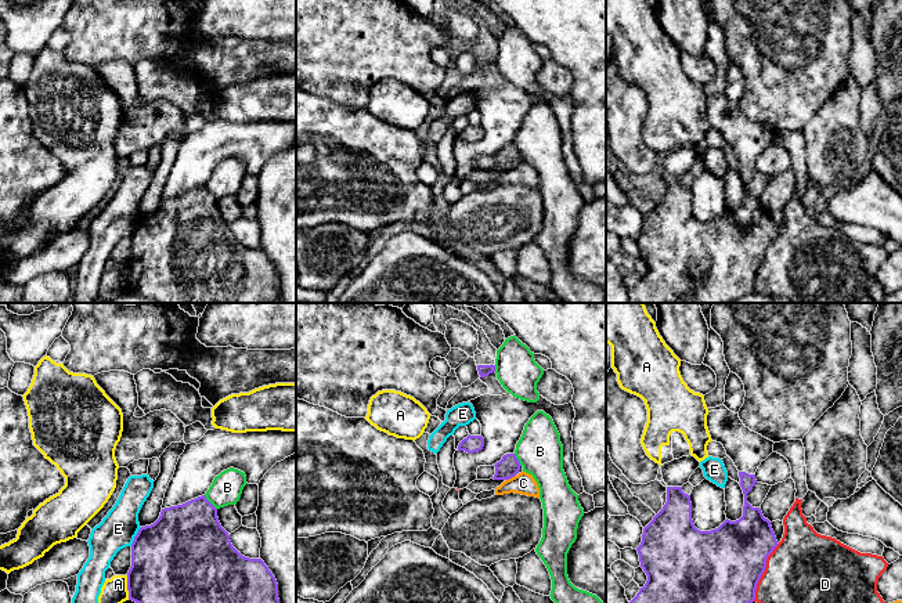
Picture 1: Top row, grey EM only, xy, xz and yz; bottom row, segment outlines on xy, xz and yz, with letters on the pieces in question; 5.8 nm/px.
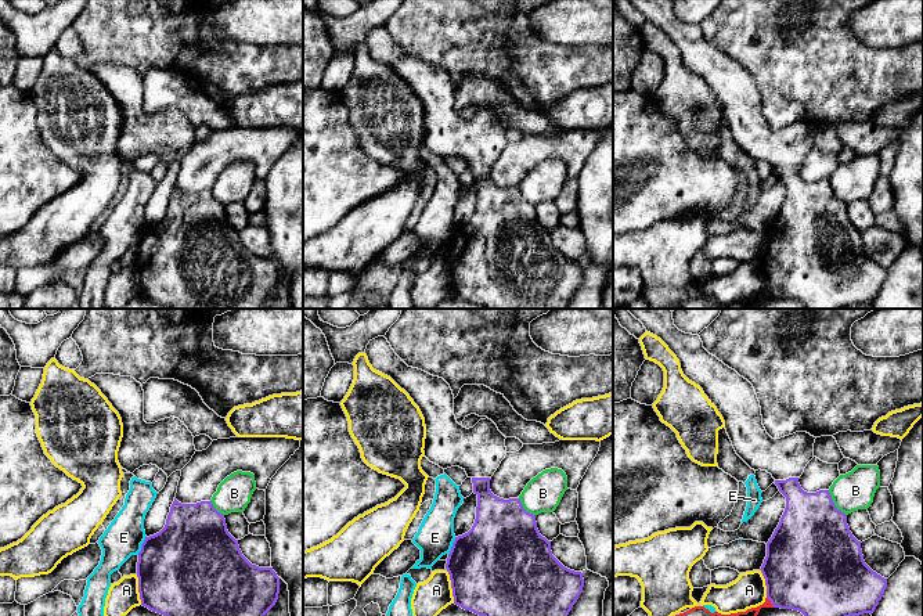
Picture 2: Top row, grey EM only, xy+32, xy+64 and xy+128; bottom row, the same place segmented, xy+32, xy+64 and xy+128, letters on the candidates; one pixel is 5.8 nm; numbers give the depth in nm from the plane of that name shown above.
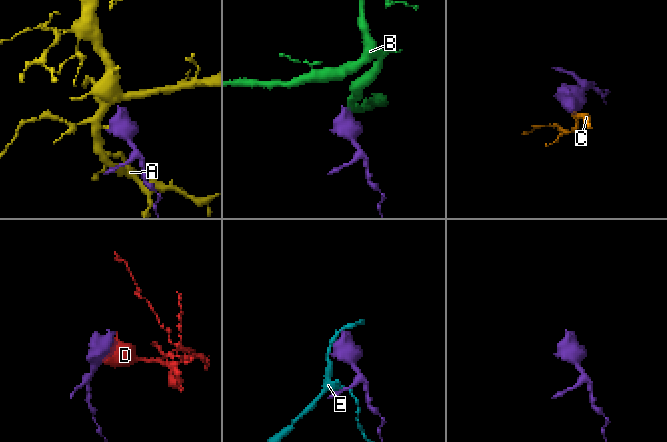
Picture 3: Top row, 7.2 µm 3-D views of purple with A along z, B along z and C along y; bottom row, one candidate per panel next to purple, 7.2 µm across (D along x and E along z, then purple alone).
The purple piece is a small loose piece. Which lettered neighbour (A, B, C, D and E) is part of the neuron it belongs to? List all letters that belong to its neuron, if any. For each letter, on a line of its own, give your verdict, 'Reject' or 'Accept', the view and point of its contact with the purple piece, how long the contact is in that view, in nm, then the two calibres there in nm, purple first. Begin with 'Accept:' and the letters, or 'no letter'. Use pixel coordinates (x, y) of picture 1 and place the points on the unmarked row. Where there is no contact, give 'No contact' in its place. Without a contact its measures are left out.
Accept: no letter
A: Reject. Touches purple at xy (127, 278). Shared border 140 nm. Thickness 440 nm (purple) against 160 nm
B: Reject. Touches purple at xy (209, 192). Shared border 120 nm. Thickness 420 nm (purple) against 180 nm
C: Reject. Touches purple at xz (511, 168). Shared border 70 nm. Thickness 120 nm (purple) against 120 nm
D: Reject. Touches purple at yz (762, 263). Shared border 360 nm. Thickness 460 nm (purple) against 460 nm
E: Reject. Touches purple at xy (134, 227). Shared border 130 nm. Thickness 460 nm (purple) against 220 nm

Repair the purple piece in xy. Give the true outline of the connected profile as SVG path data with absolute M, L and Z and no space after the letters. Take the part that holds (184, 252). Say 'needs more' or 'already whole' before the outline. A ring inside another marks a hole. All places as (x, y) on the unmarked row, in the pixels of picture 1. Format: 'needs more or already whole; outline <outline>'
already whole; outline M205 185L162 199L154 214L138 220L131 234L127 281L129 290L156 303L277 303L279 297L275 267L261 249L245 248L232 236L217 199Z

